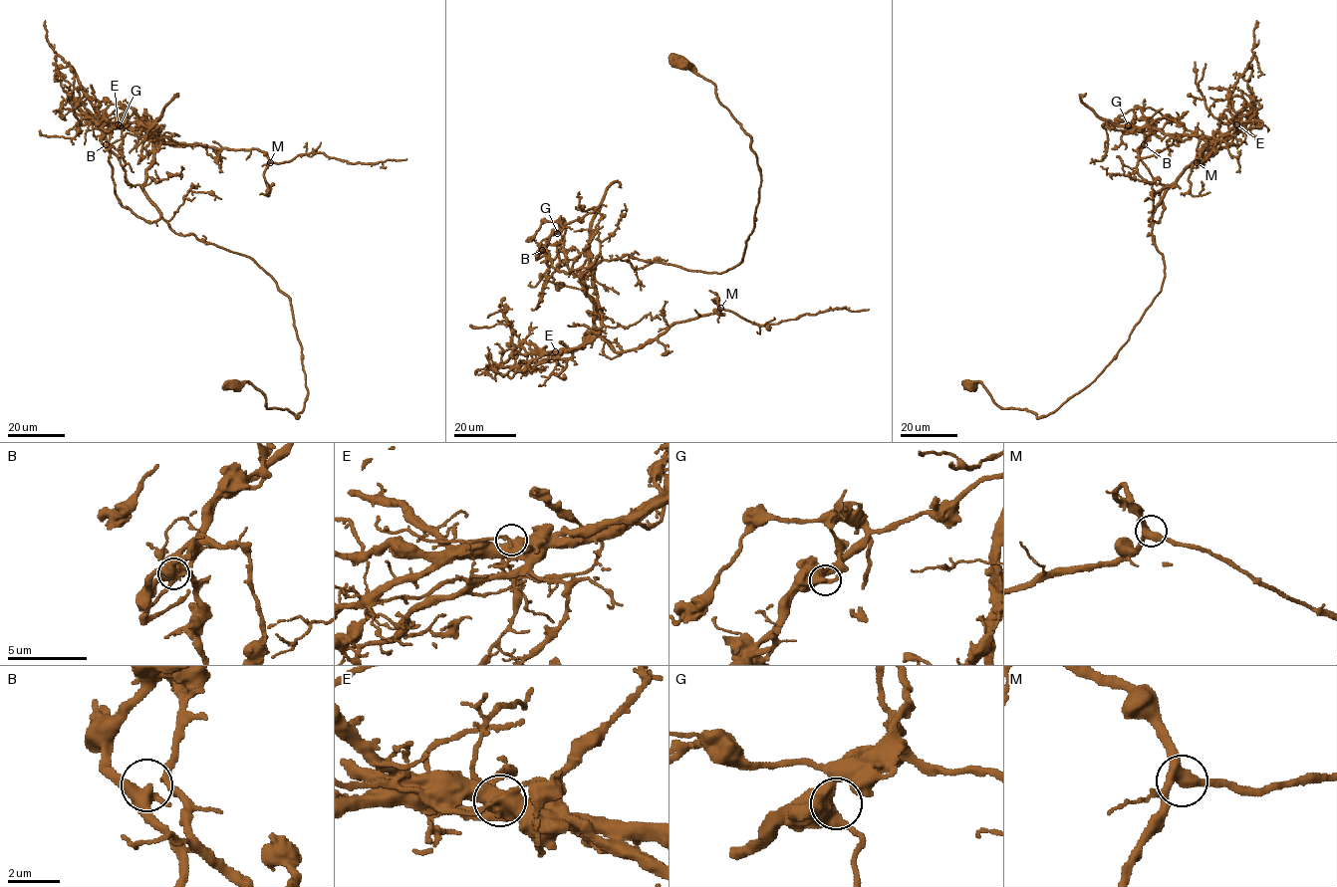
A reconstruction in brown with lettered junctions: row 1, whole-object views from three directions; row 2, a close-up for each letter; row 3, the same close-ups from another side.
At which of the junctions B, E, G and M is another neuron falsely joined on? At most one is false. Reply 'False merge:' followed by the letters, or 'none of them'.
False merge: E

